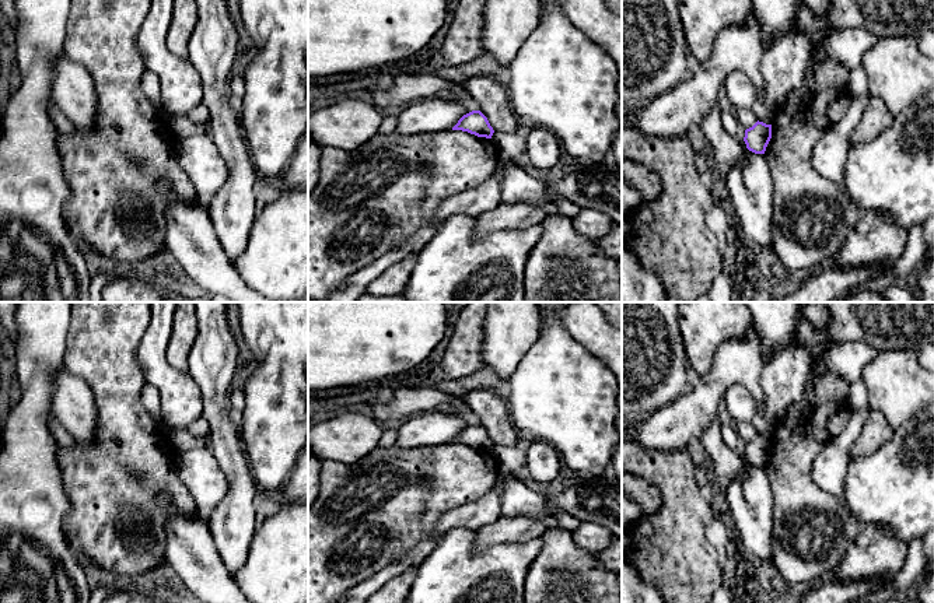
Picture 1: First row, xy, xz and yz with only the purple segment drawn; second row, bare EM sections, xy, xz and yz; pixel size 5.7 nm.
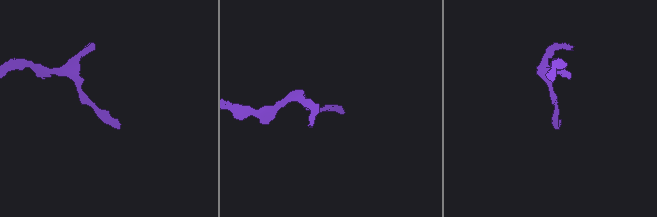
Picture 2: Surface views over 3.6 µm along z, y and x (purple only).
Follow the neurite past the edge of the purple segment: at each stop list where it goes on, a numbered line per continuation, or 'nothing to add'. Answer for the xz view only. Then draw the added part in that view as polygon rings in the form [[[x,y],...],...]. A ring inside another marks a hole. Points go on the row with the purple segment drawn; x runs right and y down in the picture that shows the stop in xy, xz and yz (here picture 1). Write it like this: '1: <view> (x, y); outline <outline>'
nothing to add

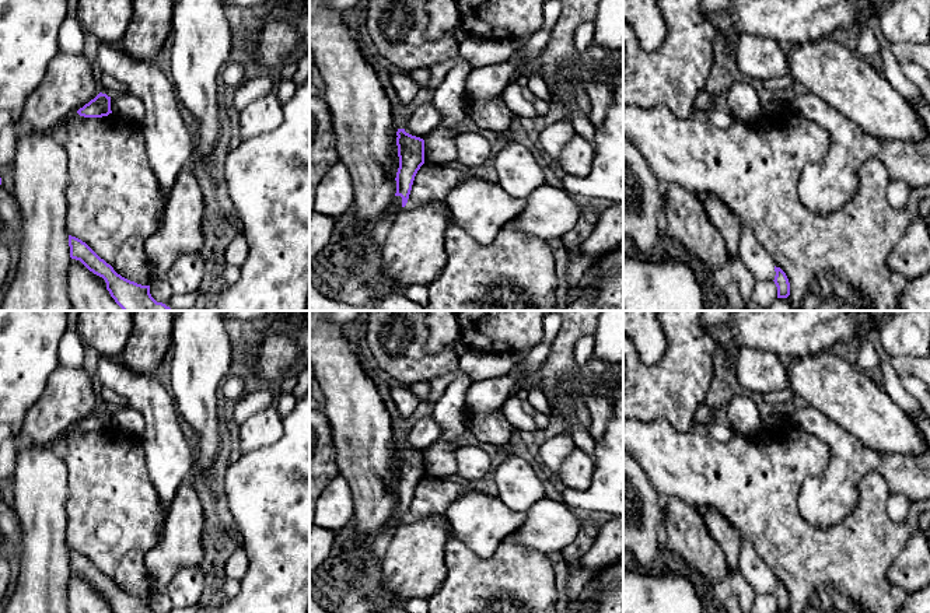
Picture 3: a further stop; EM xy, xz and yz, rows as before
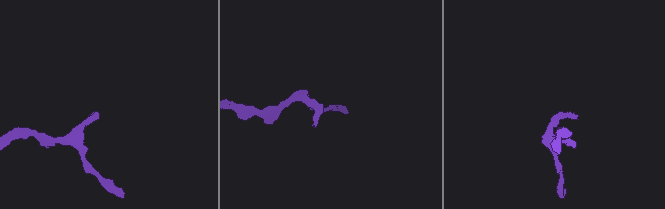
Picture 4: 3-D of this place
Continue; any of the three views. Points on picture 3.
1: xz (397, 203); outline [[[395,196],[392,203],[391,203],[391,207],[388,210],[388,213],[399,213],[402,210],[402,197],[401,196]]]

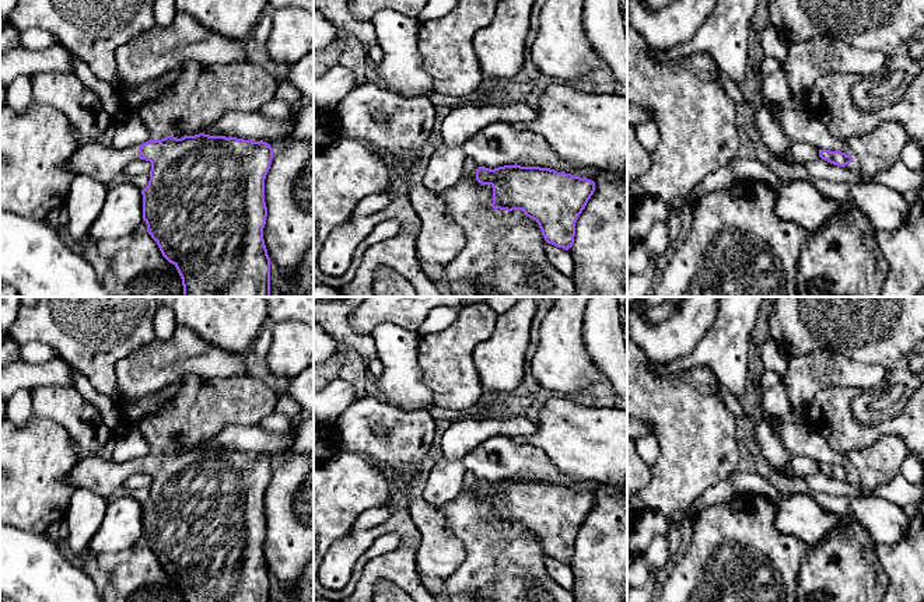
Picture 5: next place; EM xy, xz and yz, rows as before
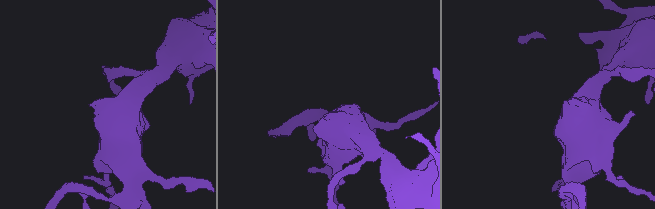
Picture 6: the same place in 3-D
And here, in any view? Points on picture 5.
1: xy (102, 163); outline [[[98,140],[81,141],[66,164],[66,169],[74,176],[88,176],[108,186],[137,158],[137,146],[119,150],[113,146],[102,144]]]

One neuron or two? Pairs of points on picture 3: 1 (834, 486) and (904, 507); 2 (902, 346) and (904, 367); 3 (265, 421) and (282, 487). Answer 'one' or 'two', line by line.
1: two
2: two
3: two

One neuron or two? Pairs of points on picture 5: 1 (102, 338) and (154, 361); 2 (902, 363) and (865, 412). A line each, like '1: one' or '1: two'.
1: two
2: one

